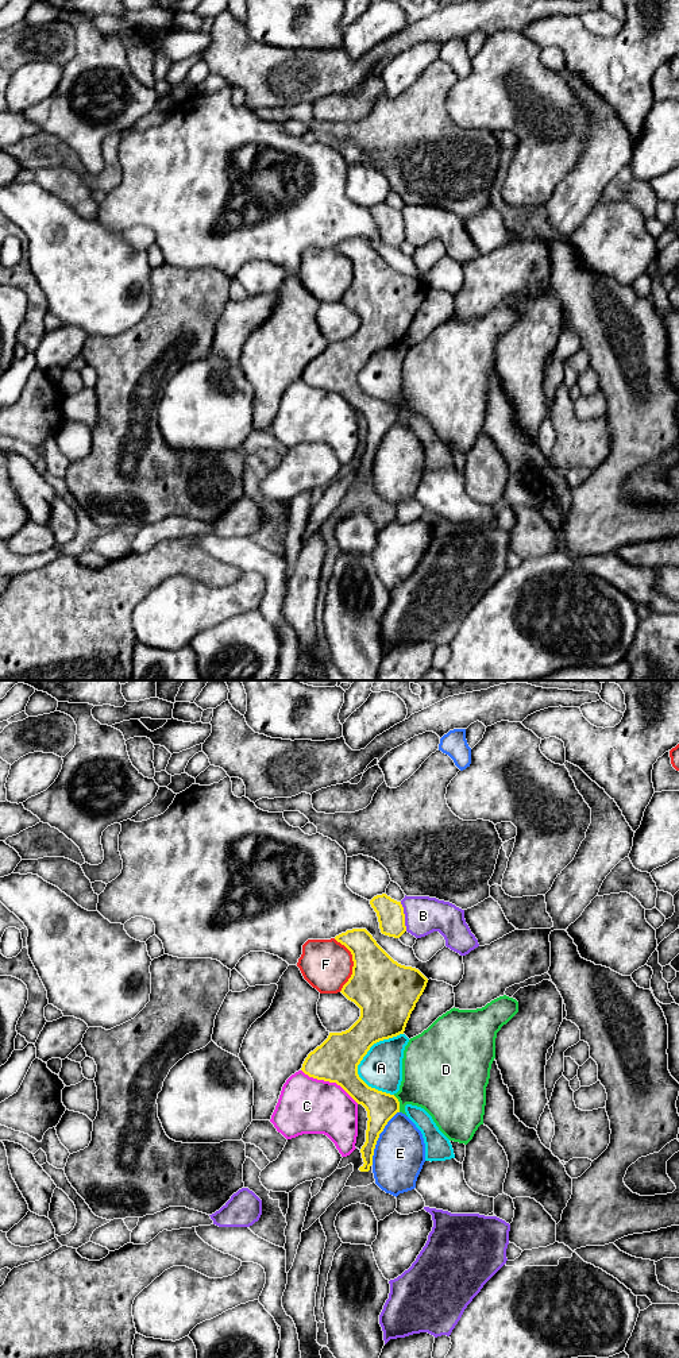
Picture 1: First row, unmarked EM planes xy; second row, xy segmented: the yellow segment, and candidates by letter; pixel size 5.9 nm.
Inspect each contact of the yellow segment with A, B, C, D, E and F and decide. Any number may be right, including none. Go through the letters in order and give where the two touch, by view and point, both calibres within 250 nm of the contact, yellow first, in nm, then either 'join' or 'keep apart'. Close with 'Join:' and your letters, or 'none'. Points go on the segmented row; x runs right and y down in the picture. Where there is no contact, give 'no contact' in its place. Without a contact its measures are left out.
A: meets yellow in xy at (367, 1050); 280 nm thick on the yellow side, 240 nm on the other; keep apart
B: meets yellow in xy at (404, 917); 160 nm thick on the yellow side, 220 nm on the other; keep apart
C: meets yellow in xy at (330, 1081); 260 nm thick on the yellow side, 340 nm on the other; keep apart
D: meets yellow in xy at (398, 1103); 180 nm thick on the yellow side, 360 nm on the other; keep apart
E: meets yellow in xy at (378, 1137); 180 nm thick on the yellow side, 300 nm on the other; keep apart
F: meets yellow in xy at (354, 964); 360 nm thick on the yellow side, 300 nm on the other; keep apart
Join: none

